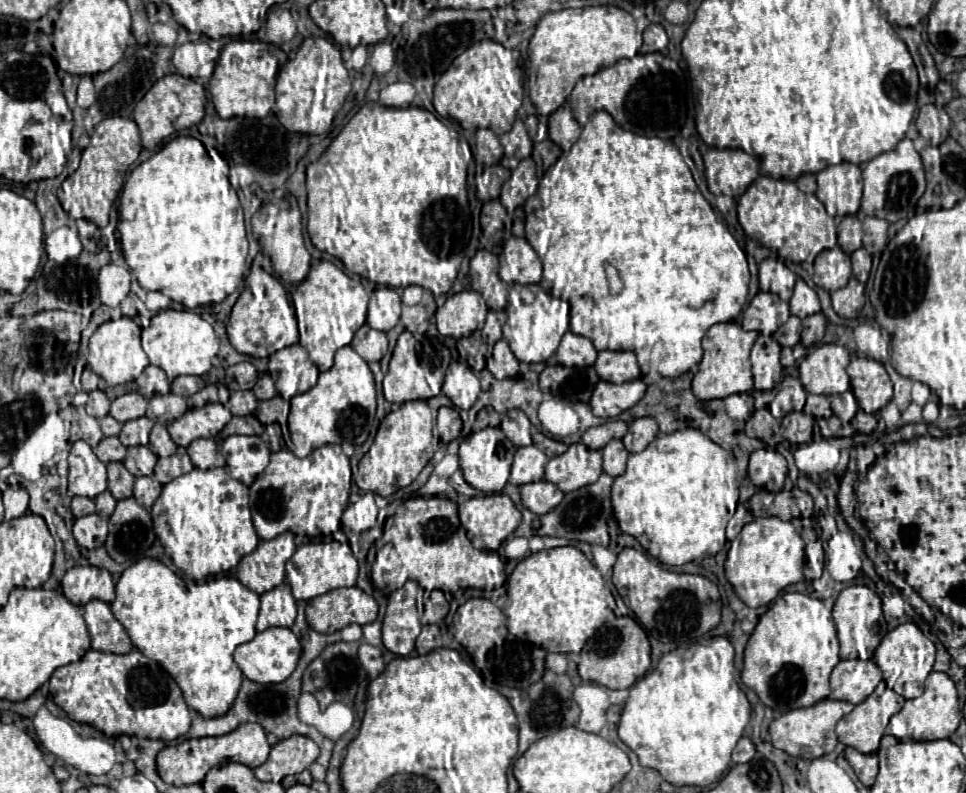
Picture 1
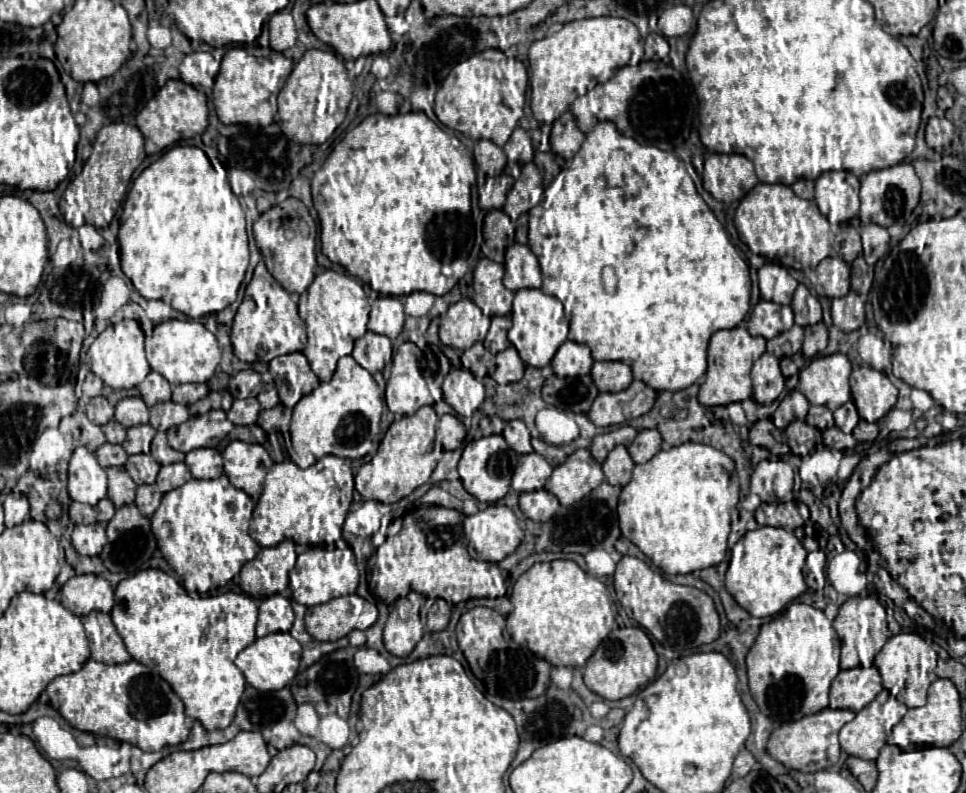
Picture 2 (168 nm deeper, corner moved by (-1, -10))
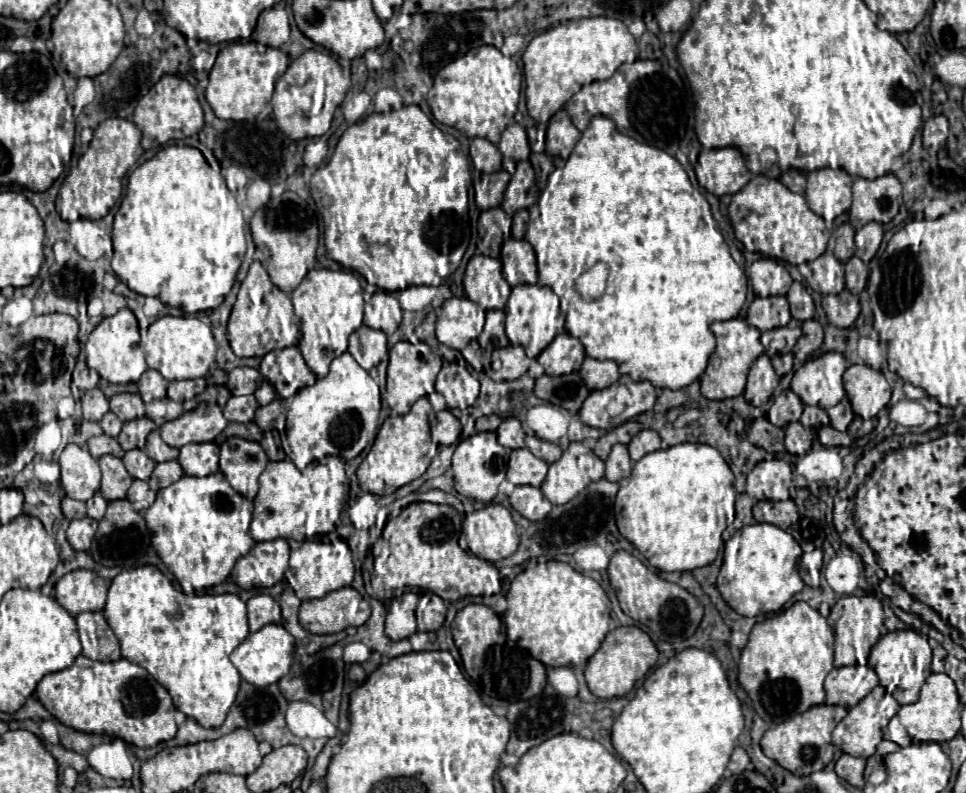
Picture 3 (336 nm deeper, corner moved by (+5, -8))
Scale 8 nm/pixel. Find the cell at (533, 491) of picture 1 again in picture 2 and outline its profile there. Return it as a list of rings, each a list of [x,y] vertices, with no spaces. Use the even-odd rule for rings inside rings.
[[[538,489],[538,491],[520,495],[520,509],[532,521],[540,521],[540,523],[548,521],[556,513],[558,507],[560,507],[558,499],[546,489]]]

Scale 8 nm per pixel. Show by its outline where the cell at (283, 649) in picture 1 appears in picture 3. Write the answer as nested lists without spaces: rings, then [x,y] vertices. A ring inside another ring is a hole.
[[[270,623],[270,625],[264,625],[260,631],[250,633],[232,651],[230,661],[240,671],[242,679],[246,679],[250,685],[266,687],[266,685],[272,685],[276,681],[280,681],[284,675],[288,675],[290,663],[292,663],[292,653],[294,653],[294,637],[282,625]]]

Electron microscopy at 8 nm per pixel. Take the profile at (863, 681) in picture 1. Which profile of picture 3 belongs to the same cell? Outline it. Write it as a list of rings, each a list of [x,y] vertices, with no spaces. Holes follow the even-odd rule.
[[[850,665],[850,667],[832,669],[824,682],[826,703],[842,705],[850,709],[858,701],[862,701],[876,685],[878,685],[878,677],[870,667]]]

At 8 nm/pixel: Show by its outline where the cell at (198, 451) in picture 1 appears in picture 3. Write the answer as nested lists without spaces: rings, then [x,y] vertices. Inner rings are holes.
[[[214,441],[208,443],[188,443],[180,449],[180,465],[186,475],[206,477],[218,471],[220,447]]]

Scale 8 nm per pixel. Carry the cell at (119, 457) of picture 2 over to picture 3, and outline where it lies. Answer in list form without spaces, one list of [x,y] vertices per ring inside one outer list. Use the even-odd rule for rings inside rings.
[[[98,435],[98,437],[90,437],[88,439],[88,451],[94,459],[100,459],[102,455],[110,453],[114,457],[124,457],[124,451],[122,447],[118,445],[118,441],[114,437],[108,437],[108,435]]]

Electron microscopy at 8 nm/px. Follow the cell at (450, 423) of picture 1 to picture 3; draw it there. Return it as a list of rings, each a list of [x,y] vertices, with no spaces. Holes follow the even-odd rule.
[[[446,409],[446,411],[436,413],[432,421],[432,441],[434,443],[452,445],[460,439],[460,431],[462,431],[462,425],[452,411]]]

